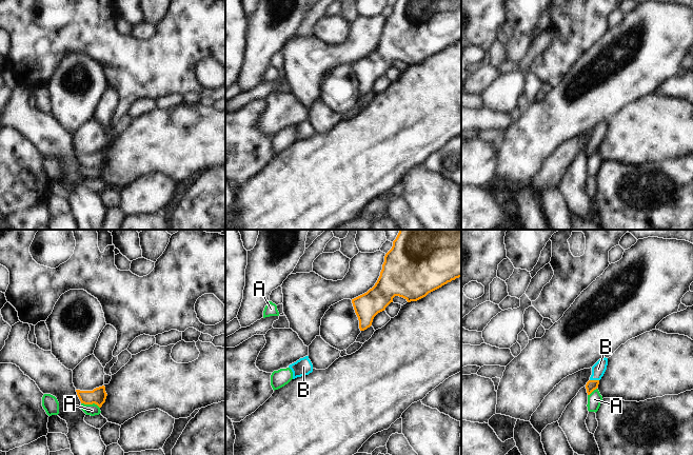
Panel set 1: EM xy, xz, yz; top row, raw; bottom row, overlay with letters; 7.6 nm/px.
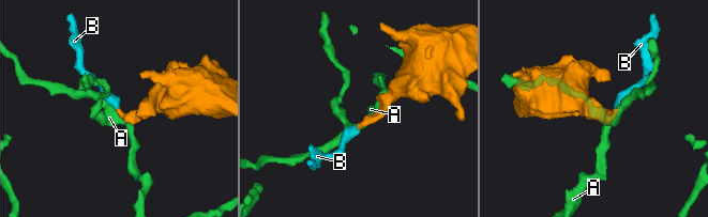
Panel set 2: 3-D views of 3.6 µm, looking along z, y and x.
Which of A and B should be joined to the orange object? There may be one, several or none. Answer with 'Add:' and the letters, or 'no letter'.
Add: B

